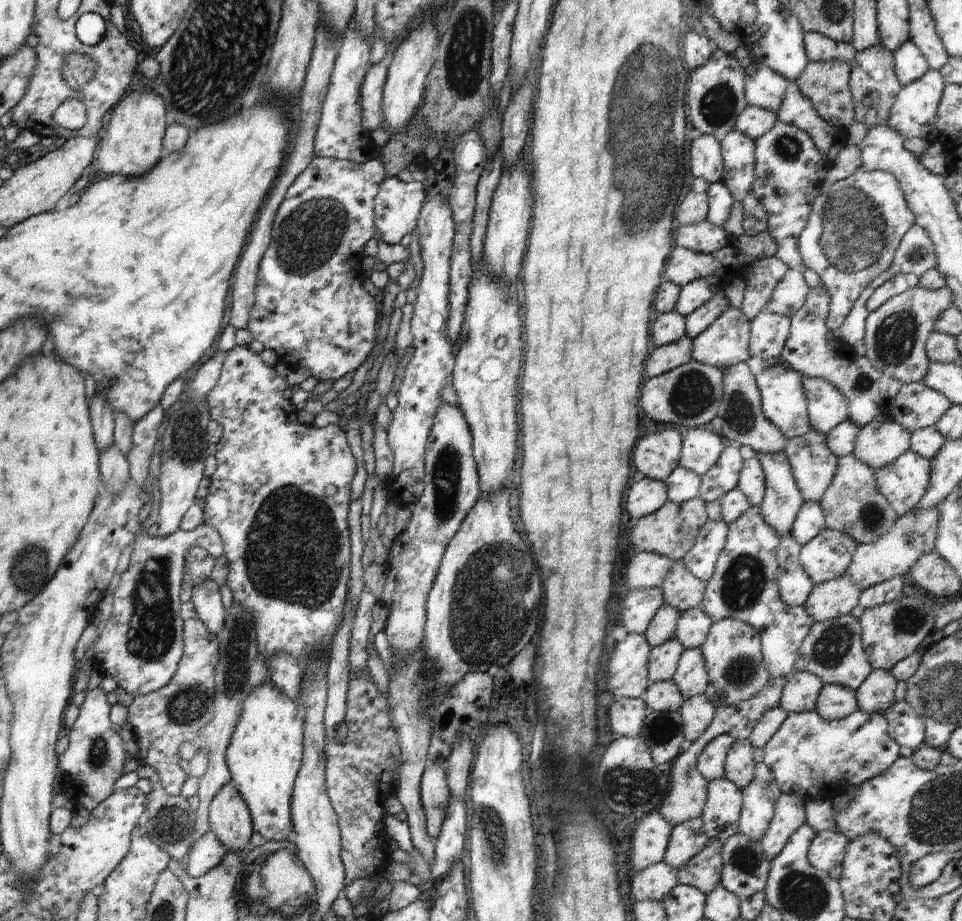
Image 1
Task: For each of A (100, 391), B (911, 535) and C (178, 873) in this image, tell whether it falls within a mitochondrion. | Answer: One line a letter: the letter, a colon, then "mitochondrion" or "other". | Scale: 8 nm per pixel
A: other
B: mitochondrion
C: other

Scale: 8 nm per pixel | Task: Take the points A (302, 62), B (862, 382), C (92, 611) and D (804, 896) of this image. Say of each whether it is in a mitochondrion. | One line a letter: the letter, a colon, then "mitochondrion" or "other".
A: other
B: mitochondrion
C: other
D: mitochondrion

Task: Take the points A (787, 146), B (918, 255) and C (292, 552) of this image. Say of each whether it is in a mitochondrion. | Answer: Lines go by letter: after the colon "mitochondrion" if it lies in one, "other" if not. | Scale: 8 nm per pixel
A: mitochondrion
B: mitochondrion
C: mitochondrion

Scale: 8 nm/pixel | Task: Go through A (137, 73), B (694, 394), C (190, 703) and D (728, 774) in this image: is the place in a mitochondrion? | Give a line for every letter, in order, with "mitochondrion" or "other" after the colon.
A: other
B: mitochondrion
C: mitochondrion
D: other

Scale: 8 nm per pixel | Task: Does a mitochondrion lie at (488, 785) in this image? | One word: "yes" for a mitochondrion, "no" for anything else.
no

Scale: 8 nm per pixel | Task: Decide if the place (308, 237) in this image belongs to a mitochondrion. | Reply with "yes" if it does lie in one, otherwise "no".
yes

